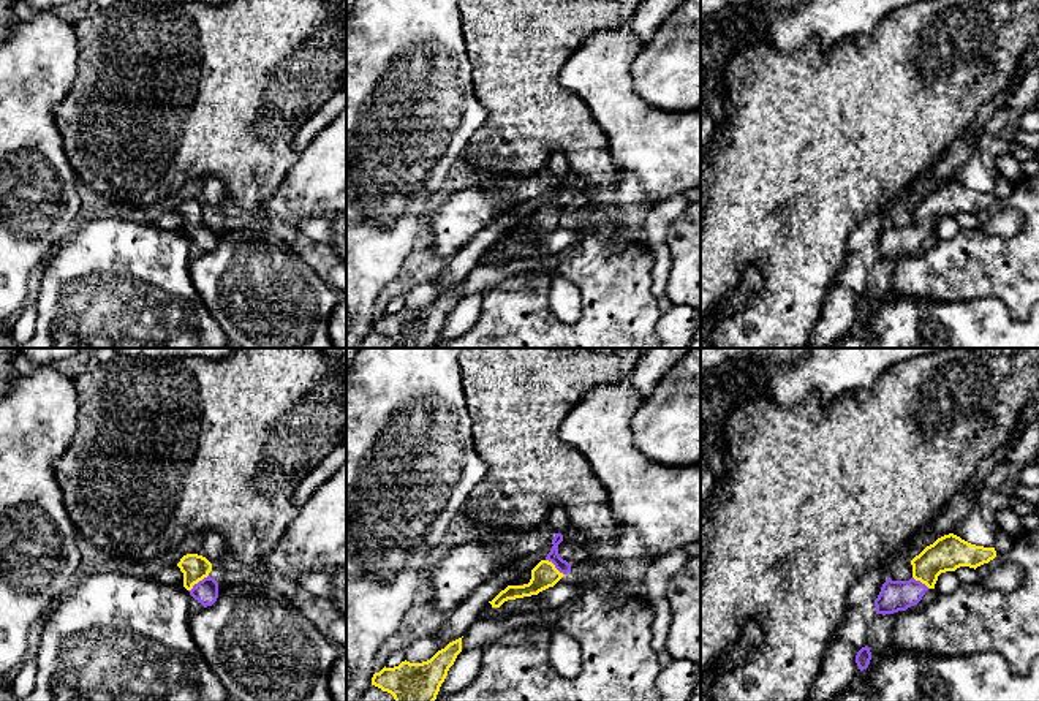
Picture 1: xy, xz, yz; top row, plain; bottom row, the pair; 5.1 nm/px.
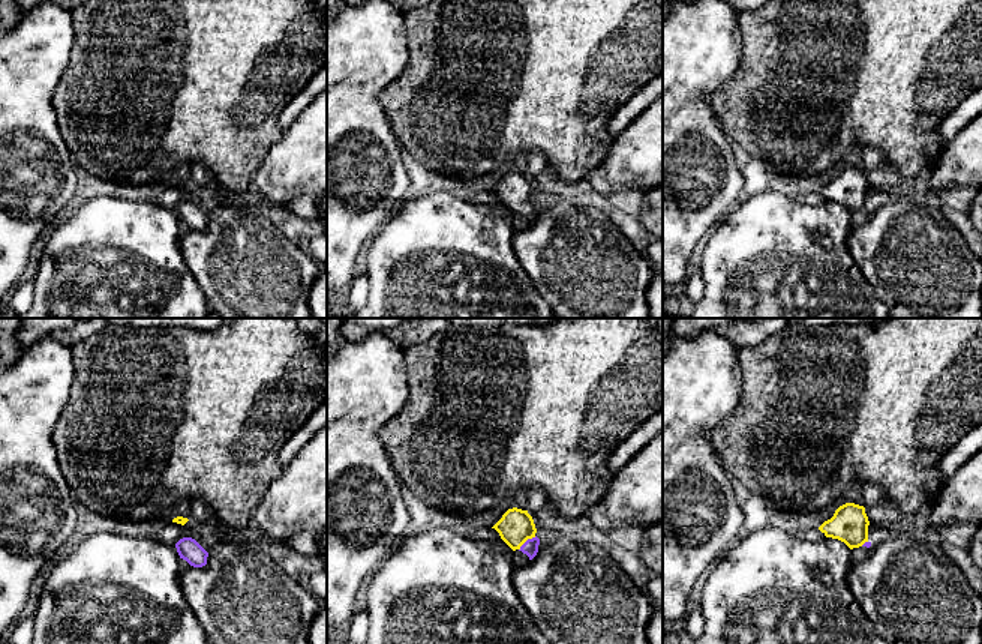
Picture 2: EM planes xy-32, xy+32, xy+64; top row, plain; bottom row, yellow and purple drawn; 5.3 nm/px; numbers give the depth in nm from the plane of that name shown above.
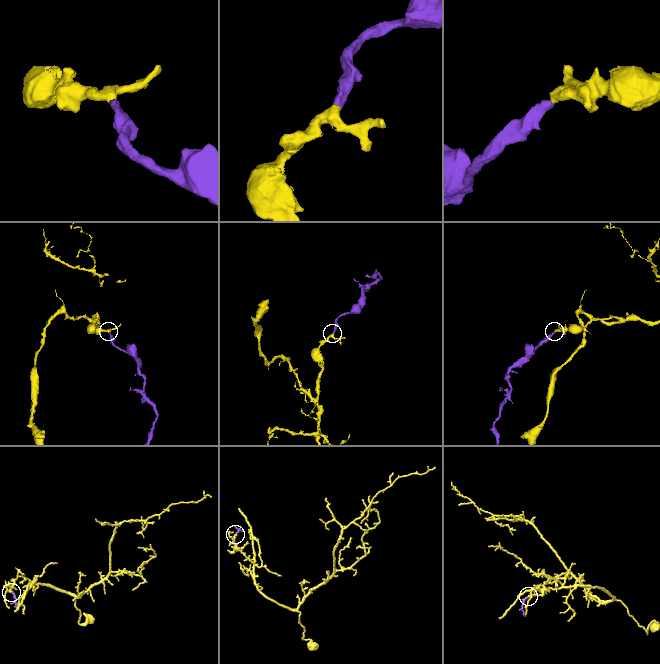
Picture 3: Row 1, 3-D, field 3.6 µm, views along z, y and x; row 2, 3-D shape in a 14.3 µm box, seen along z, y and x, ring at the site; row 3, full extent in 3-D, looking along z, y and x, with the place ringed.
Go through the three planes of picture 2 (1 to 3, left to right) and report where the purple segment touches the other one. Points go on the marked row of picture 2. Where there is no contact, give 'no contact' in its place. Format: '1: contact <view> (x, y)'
1: no contact
2: contact xy+32 (526, 539)
3: contact xy+64 (864, 542)

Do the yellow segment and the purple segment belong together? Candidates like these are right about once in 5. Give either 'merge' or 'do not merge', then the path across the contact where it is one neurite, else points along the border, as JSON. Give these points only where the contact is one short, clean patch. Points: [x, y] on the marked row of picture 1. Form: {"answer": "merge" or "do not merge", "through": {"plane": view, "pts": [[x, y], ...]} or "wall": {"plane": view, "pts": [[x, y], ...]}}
{"answer": "merge", "through": {"plane": "xy", "pts": [[195, 568], [198, 581], [206, 592]]}}

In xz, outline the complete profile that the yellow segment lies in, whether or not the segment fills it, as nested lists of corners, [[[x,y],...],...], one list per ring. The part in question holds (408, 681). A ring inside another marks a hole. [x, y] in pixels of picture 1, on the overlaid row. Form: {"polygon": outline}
{"polygon": [[[462,638],[449,642],[422,663],[402,661],[383,668],[372,677],[372,685],[387,692],[395,701],[435,701],[449,668],[462,652]]]}

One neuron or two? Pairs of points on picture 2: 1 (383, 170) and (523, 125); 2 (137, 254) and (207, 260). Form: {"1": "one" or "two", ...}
{"1": "two", "2": "two"}

